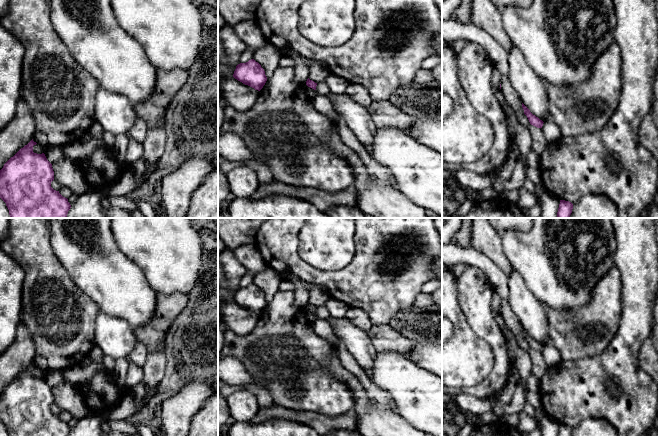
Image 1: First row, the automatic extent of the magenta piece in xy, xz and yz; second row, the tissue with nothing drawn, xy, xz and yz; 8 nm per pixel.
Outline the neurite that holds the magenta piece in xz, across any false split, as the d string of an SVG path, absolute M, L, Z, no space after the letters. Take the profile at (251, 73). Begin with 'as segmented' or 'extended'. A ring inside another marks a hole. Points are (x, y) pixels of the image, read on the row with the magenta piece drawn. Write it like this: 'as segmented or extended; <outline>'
as segmented; M254 59L238 64L233 77L258 91L263 88L267 81L264 69Z

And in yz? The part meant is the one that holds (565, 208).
as segmented; M560 200L557 218L569 218L573 209L573 204L569 201Z

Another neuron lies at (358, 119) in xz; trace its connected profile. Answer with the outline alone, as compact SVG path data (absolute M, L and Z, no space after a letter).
M347 93L332 94L333 106L359 142L369 151L377 129L368 109Z

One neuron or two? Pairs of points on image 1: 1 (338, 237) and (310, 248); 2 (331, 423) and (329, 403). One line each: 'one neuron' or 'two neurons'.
1: one neuron
2: two neurons

